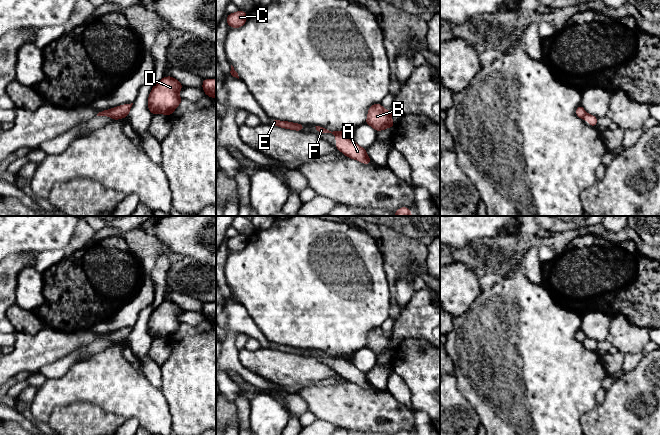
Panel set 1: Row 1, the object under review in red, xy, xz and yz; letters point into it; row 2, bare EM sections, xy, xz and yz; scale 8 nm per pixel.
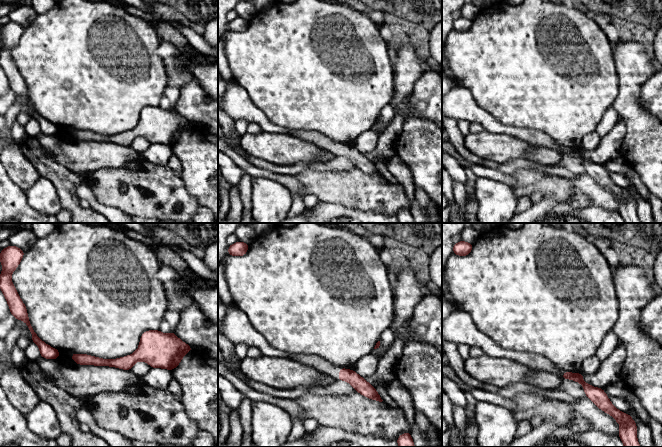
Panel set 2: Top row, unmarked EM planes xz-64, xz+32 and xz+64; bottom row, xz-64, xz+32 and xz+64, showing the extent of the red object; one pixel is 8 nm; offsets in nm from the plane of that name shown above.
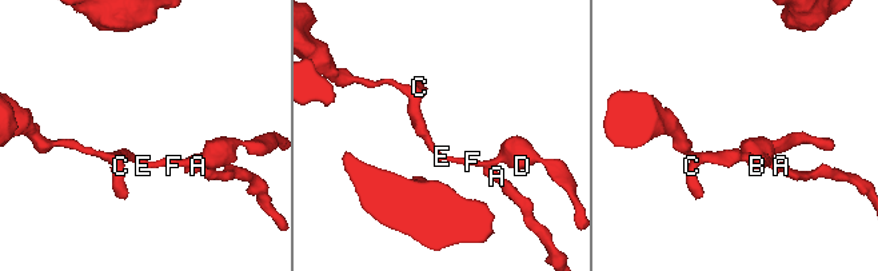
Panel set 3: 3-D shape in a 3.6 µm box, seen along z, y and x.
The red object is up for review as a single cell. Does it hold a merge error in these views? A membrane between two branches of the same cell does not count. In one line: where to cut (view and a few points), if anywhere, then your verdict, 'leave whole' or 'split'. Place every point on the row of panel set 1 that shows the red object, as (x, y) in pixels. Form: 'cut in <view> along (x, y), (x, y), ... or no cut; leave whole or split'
cut in xz along (336, 134), (350, 136); split

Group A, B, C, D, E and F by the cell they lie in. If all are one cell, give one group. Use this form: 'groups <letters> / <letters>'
groups A / B C D E F

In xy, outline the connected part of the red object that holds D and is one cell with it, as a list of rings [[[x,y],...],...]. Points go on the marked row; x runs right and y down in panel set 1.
[[[163,77],[159,83],[153,86],[149,98],[148,109],[154,114],[171,115],[182,102],[179,91],[184,86],[175,78]]]

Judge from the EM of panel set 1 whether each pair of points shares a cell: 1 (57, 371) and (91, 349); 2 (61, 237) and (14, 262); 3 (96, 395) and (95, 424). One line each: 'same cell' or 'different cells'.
1: same cell
2: different cells
3: different cells

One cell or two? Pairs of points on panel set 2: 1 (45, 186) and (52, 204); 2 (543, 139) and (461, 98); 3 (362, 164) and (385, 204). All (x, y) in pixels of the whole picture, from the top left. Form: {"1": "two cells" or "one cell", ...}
{"1": "one cell", "2": "one cell", "3": "two cells"}

